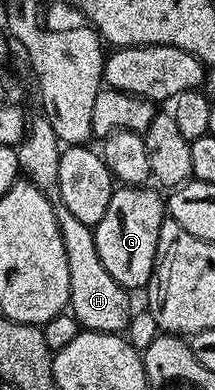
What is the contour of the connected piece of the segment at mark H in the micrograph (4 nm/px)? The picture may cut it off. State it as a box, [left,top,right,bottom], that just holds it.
[16,117,132,335]

